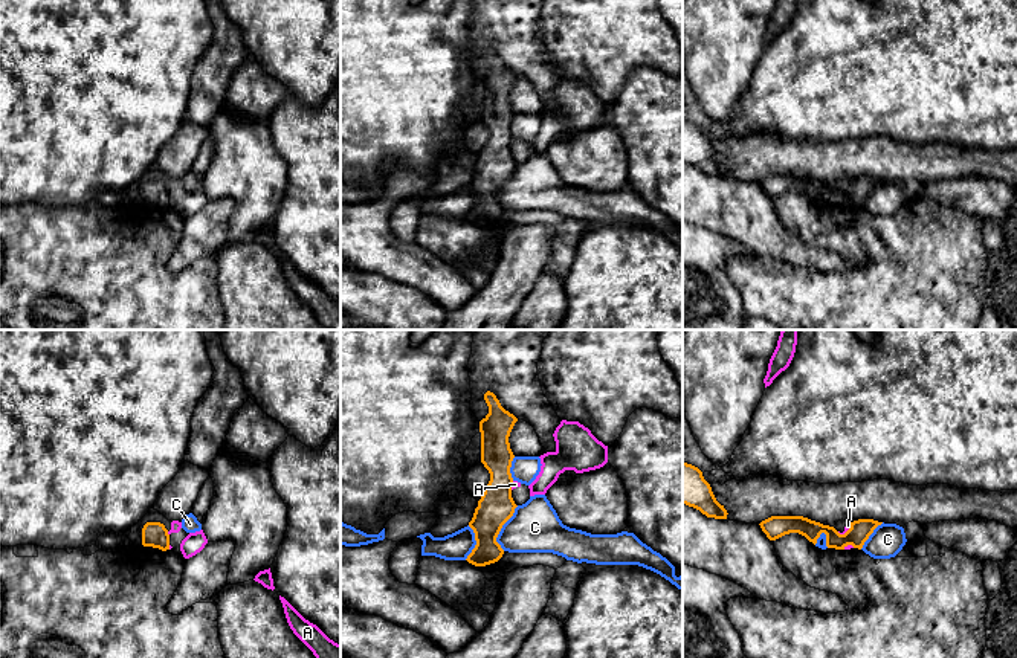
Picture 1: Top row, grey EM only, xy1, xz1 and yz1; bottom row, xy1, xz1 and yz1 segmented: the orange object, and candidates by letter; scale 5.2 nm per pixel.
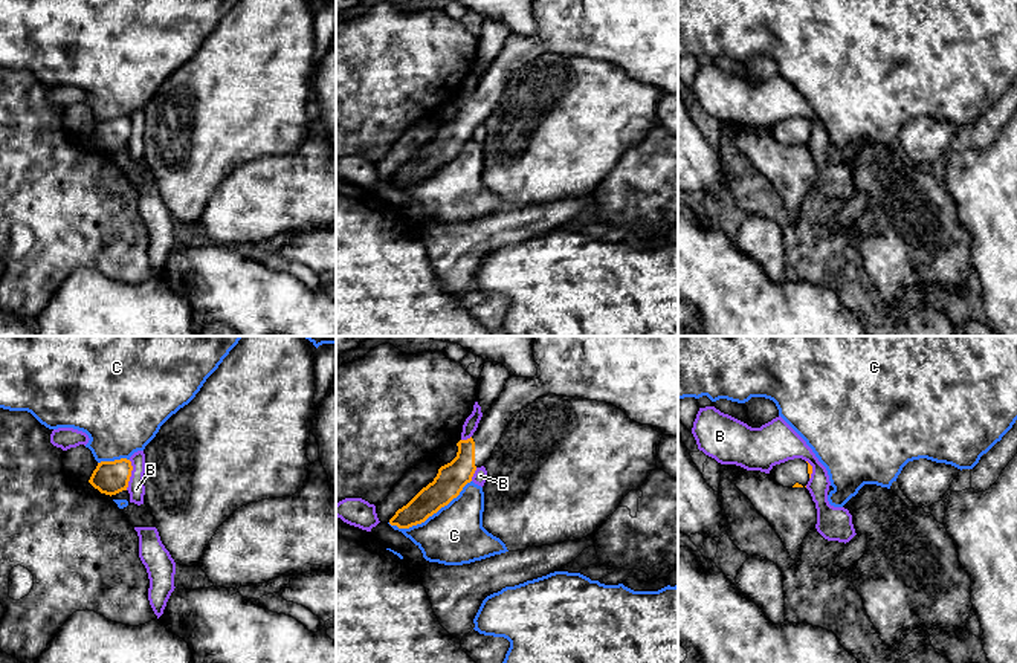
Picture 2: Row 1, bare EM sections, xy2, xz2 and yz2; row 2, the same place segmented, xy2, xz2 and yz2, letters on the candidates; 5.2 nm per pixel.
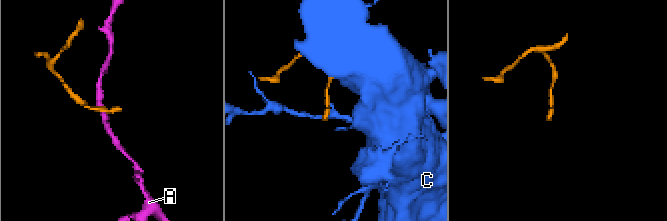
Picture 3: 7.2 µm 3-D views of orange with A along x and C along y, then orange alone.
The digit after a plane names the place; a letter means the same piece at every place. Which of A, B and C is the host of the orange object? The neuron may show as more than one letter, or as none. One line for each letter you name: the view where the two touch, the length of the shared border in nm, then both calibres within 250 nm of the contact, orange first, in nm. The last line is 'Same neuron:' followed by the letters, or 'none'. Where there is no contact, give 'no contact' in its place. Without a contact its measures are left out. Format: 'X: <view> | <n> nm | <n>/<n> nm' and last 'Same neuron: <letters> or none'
Same neuron: none

